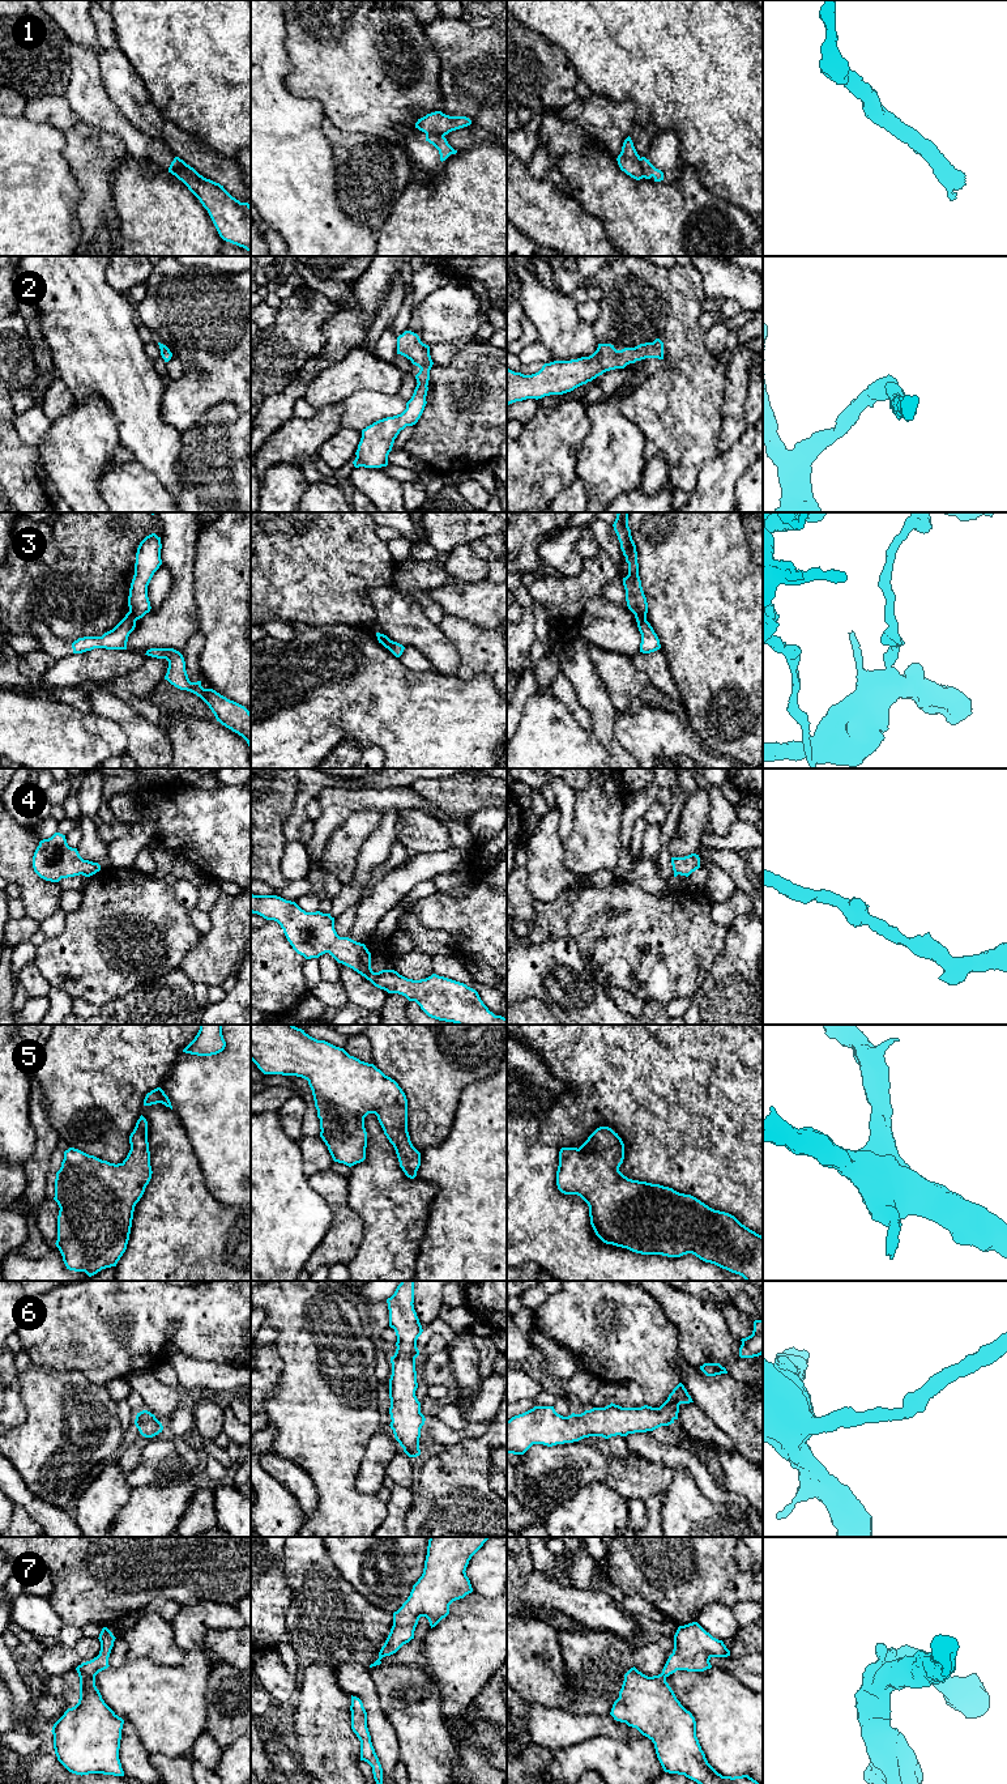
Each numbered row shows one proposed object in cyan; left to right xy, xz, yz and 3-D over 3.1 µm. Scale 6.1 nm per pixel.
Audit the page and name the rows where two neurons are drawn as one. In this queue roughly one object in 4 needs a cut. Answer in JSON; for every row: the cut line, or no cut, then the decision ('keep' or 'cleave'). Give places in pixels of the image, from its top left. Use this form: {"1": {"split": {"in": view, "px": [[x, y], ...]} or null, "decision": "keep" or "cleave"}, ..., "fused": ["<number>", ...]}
{"1": {"split": {"in": "yz", "px": [[639, 158], [644, 177]]}, "decision": "cleave"}, "2": {"split": null, "decision": "keep"}, "3": {"split": {"in": "yz", "px": [[635, 614], [645, 620]]}, "decision": "cleave"}, "4": {"split": null, "decision": "keep"}, "5": {"split": null, "decision": "keep"}, "6": {"split": null, "decision": "keep"}, "7": {"split": null, "decision": "keep"}, "fused": ["1", "3"]}

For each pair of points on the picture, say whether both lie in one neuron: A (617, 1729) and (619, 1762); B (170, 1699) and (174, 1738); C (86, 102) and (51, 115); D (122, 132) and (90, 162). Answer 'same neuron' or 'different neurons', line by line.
A: different neurons
B: same neuron
C: different neurons
D: different neurons

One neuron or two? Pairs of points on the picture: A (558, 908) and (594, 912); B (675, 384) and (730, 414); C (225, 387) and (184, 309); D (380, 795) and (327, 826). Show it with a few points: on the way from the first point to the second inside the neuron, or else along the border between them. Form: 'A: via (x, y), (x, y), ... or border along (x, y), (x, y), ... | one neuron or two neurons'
A: via (567, 910), (585, 912) | one neuron
B: border along (726, 380), (721, 434), (717, 441) | two neurons
C: via (225, 367), (225, 349), (204, 328) | one neuron
D: via (367, 797), (353, 800), (340, 813) | one neuron

